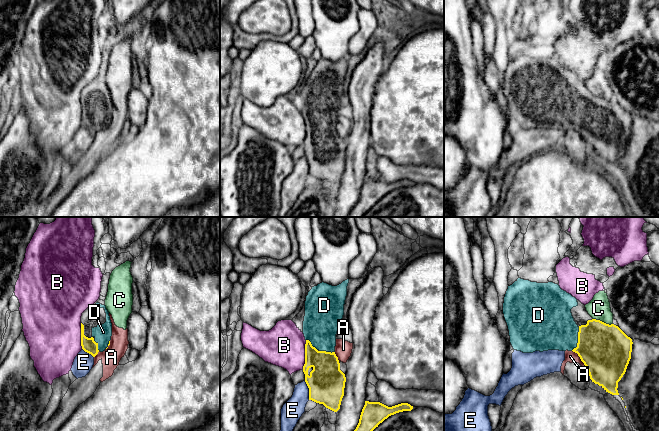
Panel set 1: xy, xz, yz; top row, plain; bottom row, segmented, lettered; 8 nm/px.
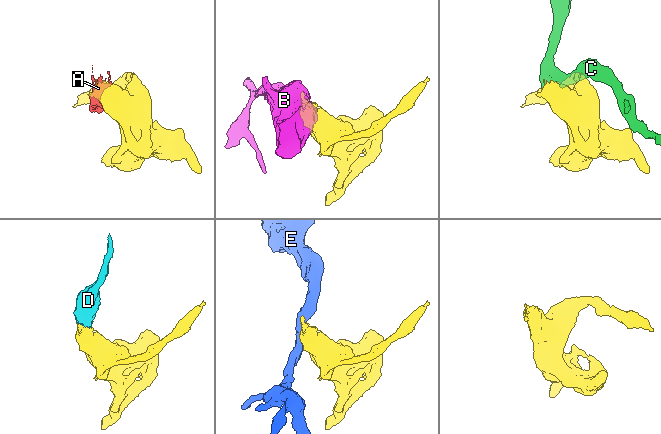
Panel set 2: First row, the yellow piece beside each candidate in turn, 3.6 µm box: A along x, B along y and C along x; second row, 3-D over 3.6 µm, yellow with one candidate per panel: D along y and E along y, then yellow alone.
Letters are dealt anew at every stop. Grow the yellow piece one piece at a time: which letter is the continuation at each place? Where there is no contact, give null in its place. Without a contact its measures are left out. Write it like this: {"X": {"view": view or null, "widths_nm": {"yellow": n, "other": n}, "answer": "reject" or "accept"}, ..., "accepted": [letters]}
{"A": {"view": "yz", "widths_nm": {"yellow": 400, "other": 90}, "answer": "reject"}, "B": {"view": "xz", "widths_nm": {"yellow": 260, "other": 340}, "answer": "reject"}, "C": {"view": "yz", "widths_nm": {"yellow": 400, "other": 180}, "answer": "reject"}, "D": {"view": "yz", "widths_nm": {"yellow": 400, "other": 380}, "answer": "accept"}, "E": {"view": "xz", "widths_nm": {"yellow": 300, "other": 170}, "answer": "reject"}, "accepted": ["D"]}

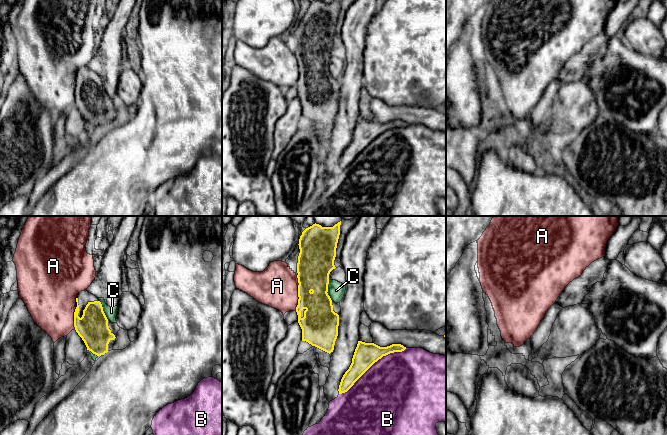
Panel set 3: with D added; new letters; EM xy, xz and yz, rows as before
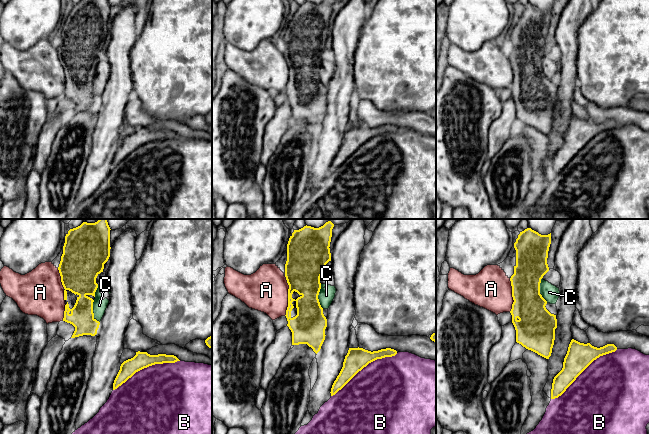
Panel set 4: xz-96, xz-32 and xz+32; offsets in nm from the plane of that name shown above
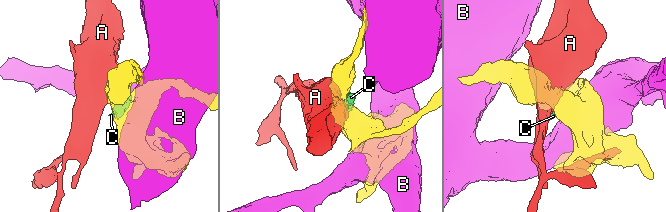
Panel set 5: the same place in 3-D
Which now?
{"A": {"view": "xz", "widths_nm": {"yellow": 280, "other": 340}, "answer": "reject"}, "B": {"view": "xz", "widths_nm": {"yellow": 190, "other": 500}, "answer": "reject"}, "C": {"view": "xz", "widths_nm": {"yellow": 280, "other": 140}, "answer": "reject"}, "accepted": []}

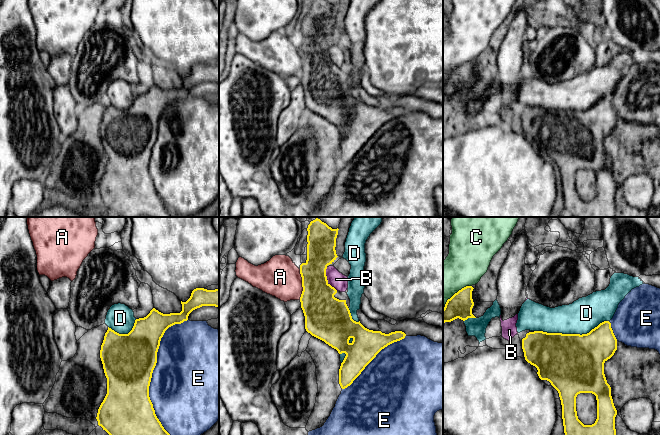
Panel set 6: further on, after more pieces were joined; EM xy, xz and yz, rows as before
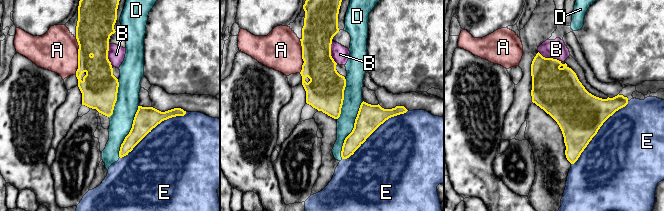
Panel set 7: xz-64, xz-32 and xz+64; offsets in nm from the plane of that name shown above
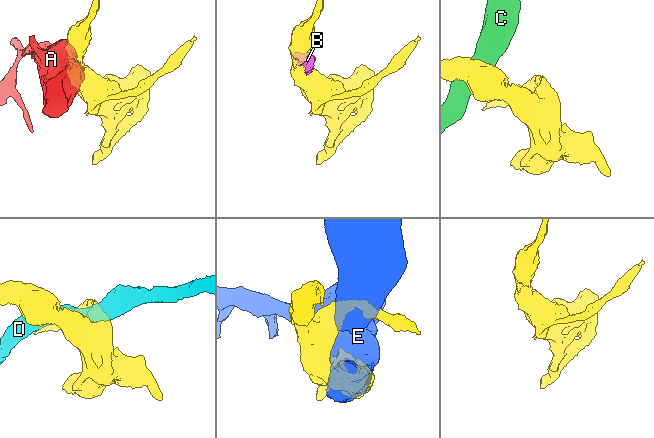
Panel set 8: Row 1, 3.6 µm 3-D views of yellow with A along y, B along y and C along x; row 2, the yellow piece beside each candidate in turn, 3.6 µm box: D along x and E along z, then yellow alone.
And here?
{"A": {"view": "xz", "widths_nm": {"yellow": 280, "other": 320}, "answer": "reject"}, "B": {"view": "xz", "widths_nm": {"yellow": 300, "other": 130}, "answer": "reject"}, "C": {"view": "yz", "widths_nm": {"yellow": 200, "other": 320}, "answer": "reject"}, "D": {"view": "yz", "widths_nm": {"yellow": 480, "other": 260}, "answer": "reject"}, "E": {"view": "xy", "widths_nm": {"yellow": 420, "other": 500}, "answer": "reject"}, "accepted": []}

